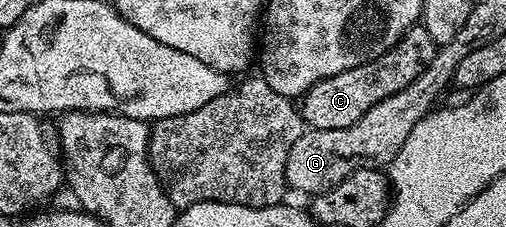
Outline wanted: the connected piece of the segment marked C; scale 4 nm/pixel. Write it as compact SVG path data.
M424 25L413 27L387 53L375 57L375 61L367 61L363 65L355 65L355 69L347 69L343 73L335 73L331 77L321 79L299 99L299 110L304 122L312 130L343 129L347 125L355 125L367 109L379 105L391 93L399 93L415 81L431 65L437 56L438 44L431 41L431 33L427 33Z

